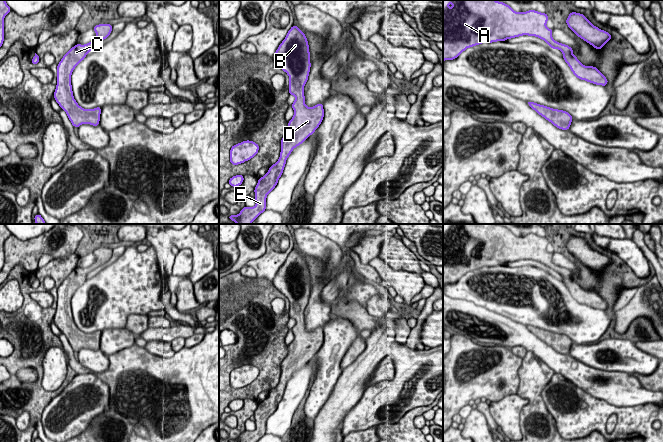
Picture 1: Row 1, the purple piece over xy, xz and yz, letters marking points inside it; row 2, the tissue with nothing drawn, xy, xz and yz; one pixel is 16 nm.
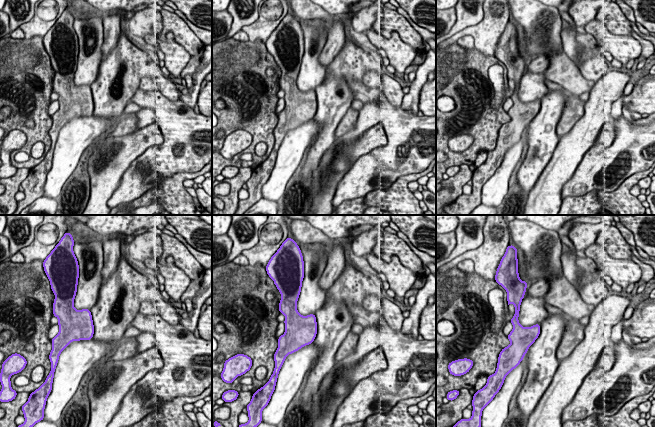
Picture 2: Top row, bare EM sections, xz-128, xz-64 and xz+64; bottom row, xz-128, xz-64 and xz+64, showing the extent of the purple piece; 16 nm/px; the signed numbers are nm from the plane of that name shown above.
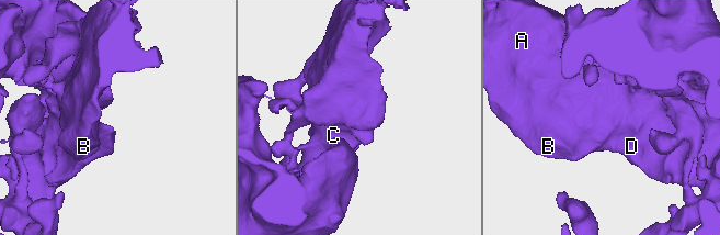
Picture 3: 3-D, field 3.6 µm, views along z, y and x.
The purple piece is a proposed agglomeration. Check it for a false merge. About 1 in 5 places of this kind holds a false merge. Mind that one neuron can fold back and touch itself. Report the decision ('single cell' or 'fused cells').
single cell

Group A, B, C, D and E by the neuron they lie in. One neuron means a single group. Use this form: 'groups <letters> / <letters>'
groups A B C D E

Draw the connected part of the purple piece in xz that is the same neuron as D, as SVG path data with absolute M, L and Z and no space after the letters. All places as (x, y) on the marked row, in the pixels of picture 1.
M293 25L278 46L273 60L289 76L289 94L295 96L295 101L291 105L294 116L288 121L288 131L281 139L278 161L270 166L263 177L258 179L254 189L256 205L245 206L238 215L228 216L236 224L251 224L266 210L267 195L276 187L282 176L287 158L293 149L312 135L323 121L322 103L313 107L307 107L305 104L304 86L311 68L310 59L306 35L297 25Z

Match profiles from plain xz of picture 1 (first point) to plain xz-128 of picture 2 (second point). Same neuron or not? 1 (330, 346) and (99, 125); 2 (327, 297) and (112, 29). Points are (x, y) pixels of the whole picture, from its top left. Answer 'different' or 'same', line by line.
1: different
2: same

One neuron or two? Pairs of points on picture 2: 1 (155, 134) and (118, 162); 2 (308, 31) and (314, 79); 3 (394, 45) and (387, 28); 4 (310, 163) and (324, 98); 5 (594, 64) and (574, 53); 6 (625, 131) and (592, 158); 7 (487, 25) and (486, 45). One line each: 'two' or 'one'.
1: one
2: one
3: two
4: one
5: one
6: one
7: one

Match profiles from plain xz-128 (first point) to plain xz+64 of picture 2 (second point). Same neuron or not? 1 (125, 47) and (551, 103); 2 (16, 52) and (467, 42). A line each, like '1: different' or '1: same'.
1: same
2: different

